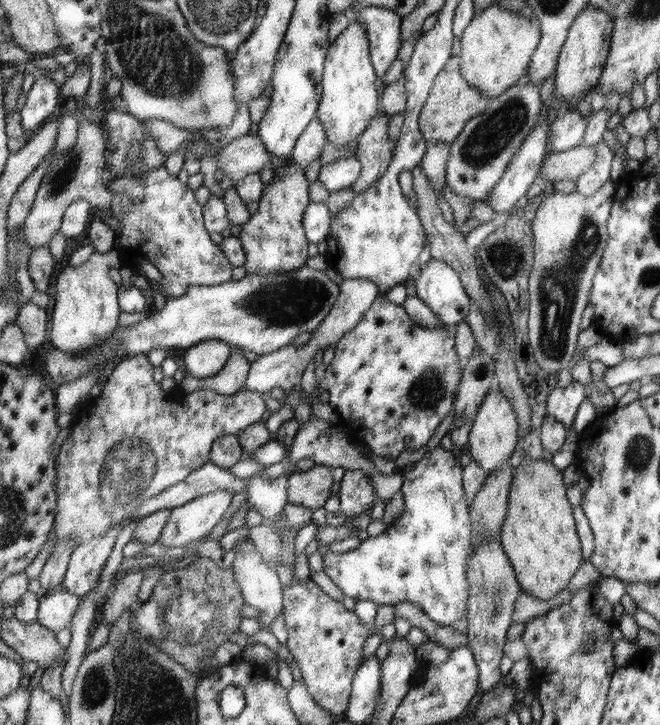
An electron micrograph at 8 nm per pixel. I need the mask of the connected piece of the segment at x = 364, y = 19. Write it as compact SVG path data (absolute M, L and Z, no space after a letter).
M379 6L356 7L350 15L364 25L370 42L371 63L381 77L402 48L403 17L396 11Z

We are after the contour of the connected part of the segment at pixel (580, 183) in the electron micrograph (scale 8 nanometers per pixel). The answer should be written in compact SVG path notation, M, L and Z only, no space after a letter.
M603 140L596 144L596 160L589 166L589 169L574 180L571 189L579 192L582 196L590 196L600 190L600 187L610 181L610 166L615 154L610 151Z

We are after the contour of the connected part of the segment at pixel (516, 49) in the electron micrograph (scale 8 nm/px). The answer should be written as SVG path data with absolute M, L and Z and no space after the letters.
M493 2L482 12L476 12L471 23L460 38L462 75L470 87L476 88L483 96L496 98L511 89L518 78L526 74L530 58L540 42L540 30L532 26L532 20L520 17L516 11L506 11Z

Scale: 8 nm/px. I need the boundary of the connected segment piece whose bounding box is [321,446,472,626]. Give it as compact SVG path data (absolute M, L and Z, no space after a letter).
M438 446L434 450L428 450L425 455L407 469L404 472L403 483L401 486L402 496L404 498L404 510L400 514L400 517L391 526L387 527L386 530L378 535L368 537L365 541L362 541L356 548L347 550L343 553L335 553L332 551L326 552L323 555L323 562L321 564L322 570L326 576L330 577L337 585L340 590L350 598L354 600L372 600L377 605L397 605L404 601L410 601L417 604L434 622L438 624L448 626L462 620L467 617L467 600L470 588L468 588L468 580L466 580L466 567L471 556L471 520L470 512L467 506L468 496L466 495L466 489L463 486L463 468L460 465L458 459L454 457L452 451L444 450L441 446Z

